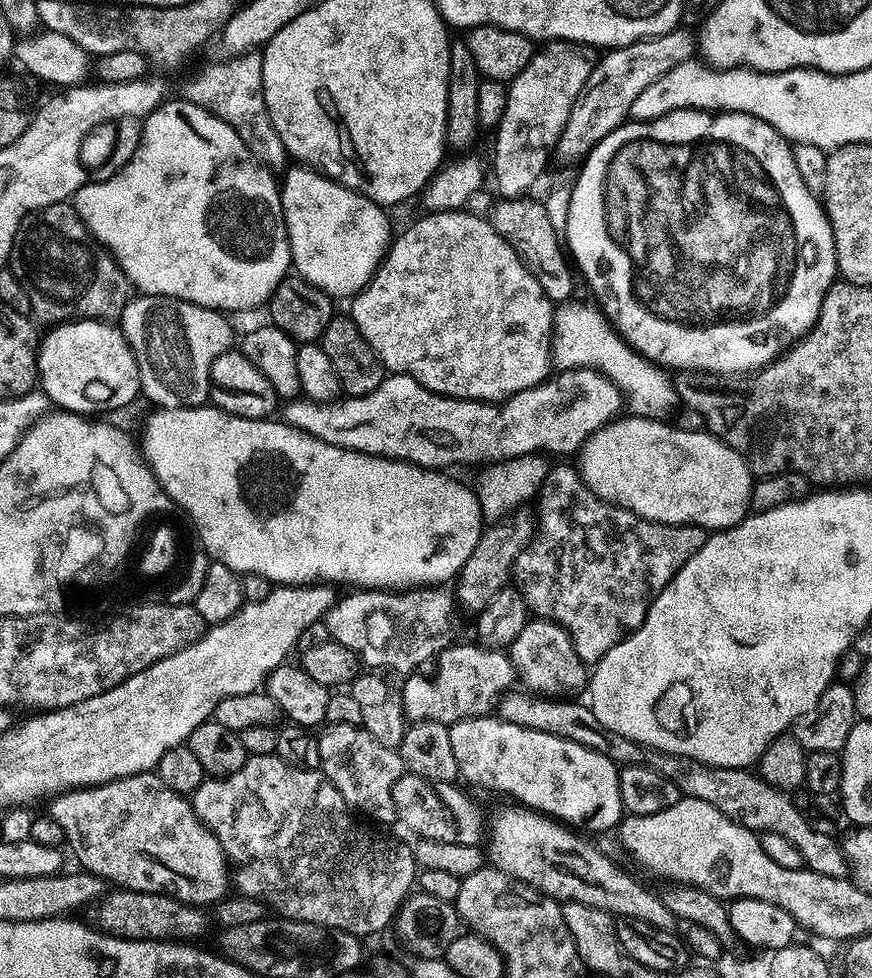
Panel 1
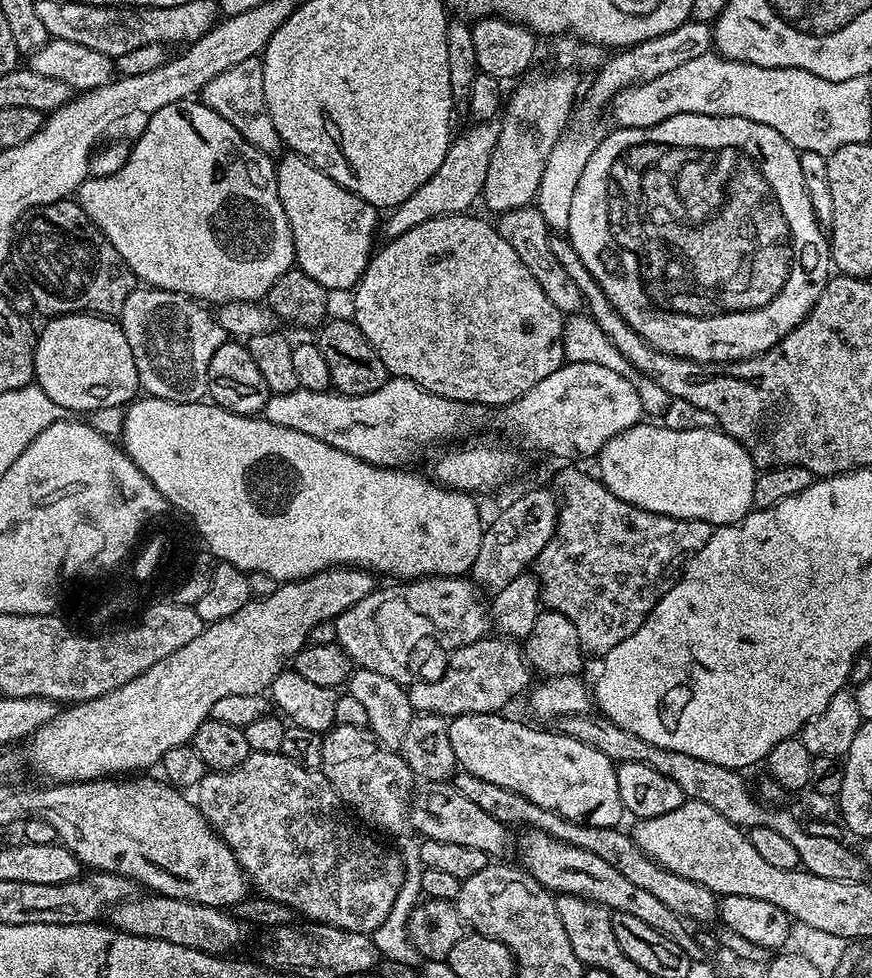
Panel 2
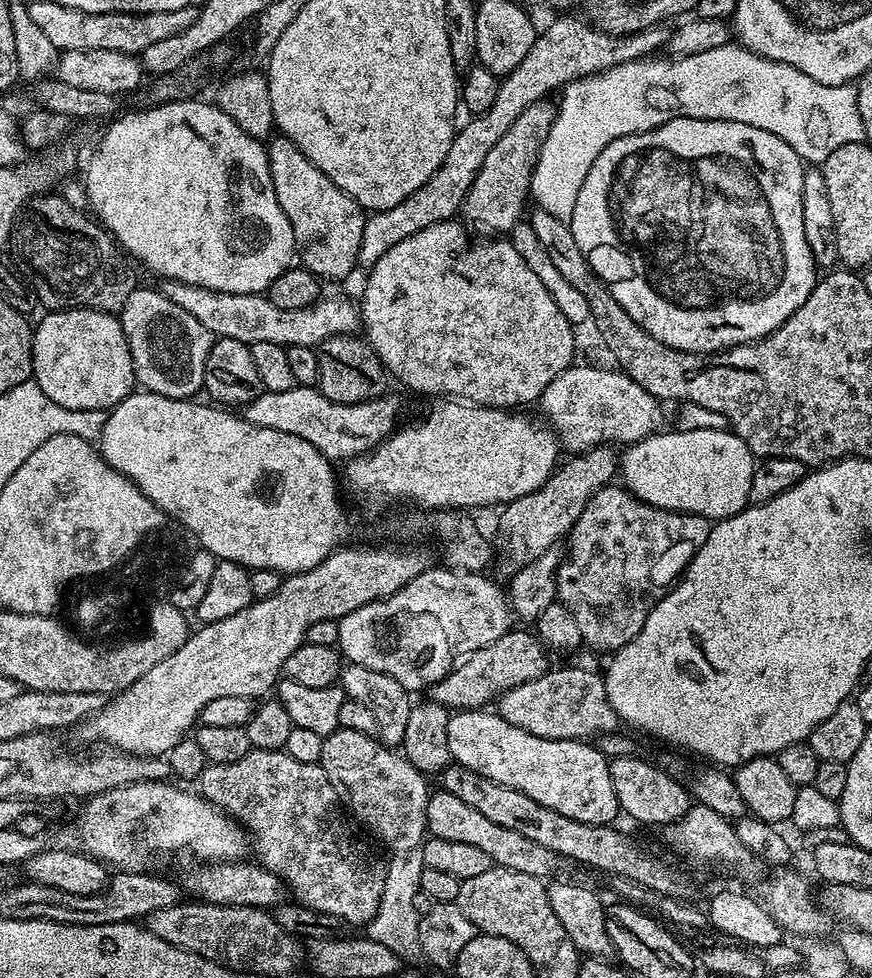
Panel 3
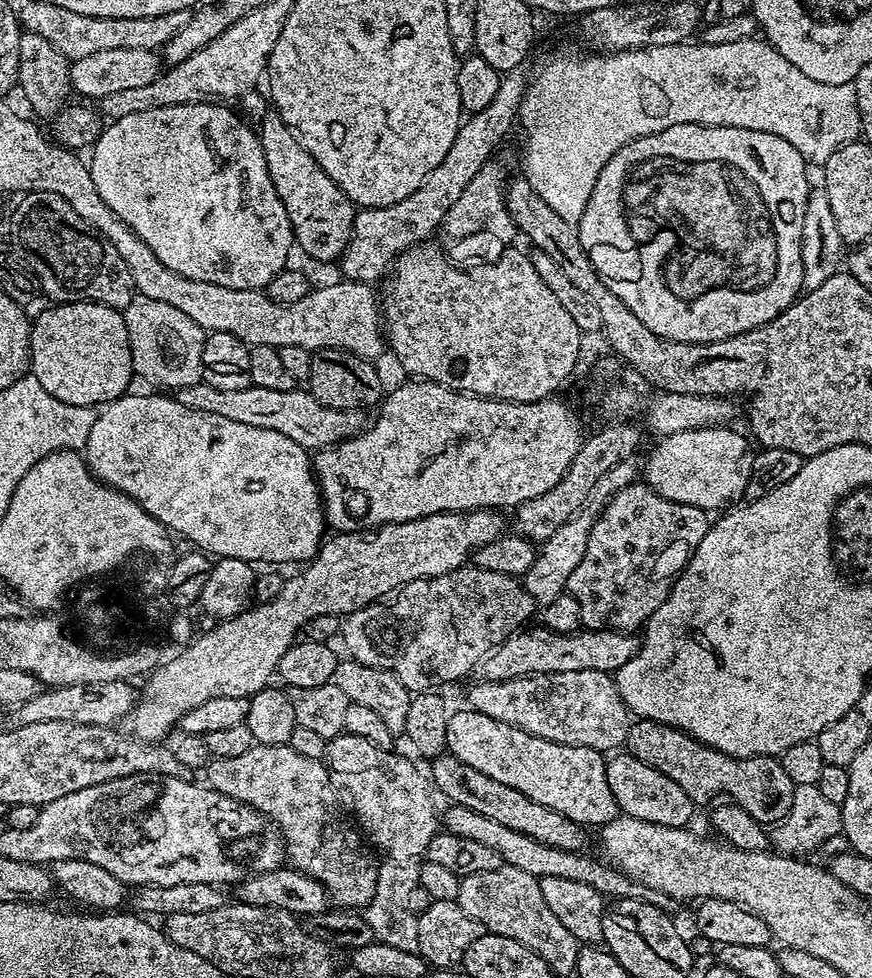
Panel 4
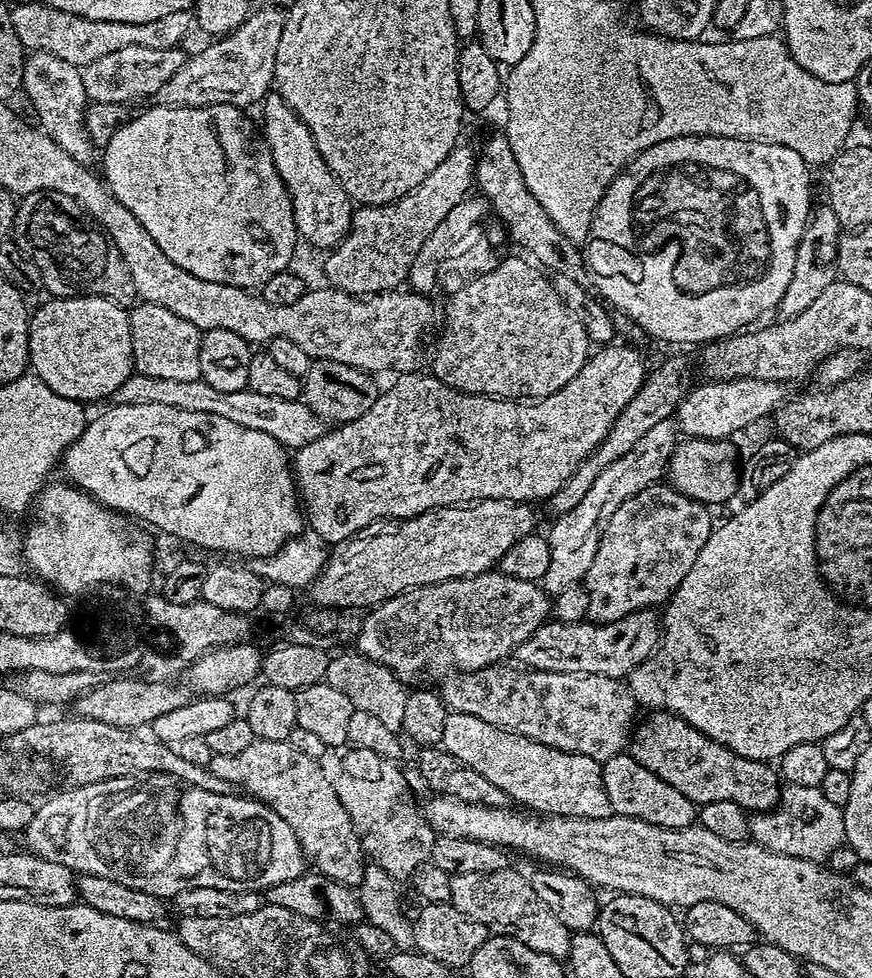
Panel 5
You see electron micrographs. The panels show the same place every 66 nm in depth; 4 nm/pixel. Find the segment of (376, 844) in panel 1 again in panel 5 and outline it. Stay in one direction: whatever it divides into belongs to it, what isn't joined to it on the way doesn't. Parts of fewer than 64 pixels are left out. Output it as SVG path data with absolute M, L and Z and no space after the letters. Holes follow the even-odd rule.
M256 739L239 754L213 756L208 768L218 774L218 778L229 780L243 795L274 809L288 823L290 830L294 830L294 838L298 838L305 861L315 871L342 882L347 888L359 886L366 867L366 855L350 814L334 794L319 760L294 750L288 739L278 742Z

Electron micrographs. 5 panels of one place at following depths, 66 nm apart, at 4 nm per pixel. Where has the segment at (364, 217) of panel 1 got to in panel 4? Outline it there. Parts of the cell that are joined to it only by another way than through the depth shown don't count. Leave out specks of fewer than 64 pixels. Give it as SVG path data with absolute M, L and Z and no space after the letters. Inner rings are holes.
M270 110L258 122L258 135L262 154L266 154L266 170L270 170L270 182L286 206L290 218L294 244L312 260L339 261L352 237L352 227L357 209L334 181L314 162L311 154L282 117Z

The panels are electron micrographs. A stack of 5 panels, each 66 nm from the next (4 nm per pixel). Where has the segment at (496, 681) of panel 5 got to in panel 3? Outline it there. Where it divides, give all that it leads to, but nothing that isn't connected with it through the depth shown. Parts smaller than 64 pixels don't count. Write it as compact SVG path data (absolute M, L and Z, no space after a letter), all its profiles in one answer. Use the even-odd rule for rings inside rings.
M553 667L542 674L542 678L522 682L522 686L503 692L494 708L499 716L506 718L506 722L530 734L538 734L538 738L587 741L592 738L588 736L596 738L618 728L616 711L610 706L610 698L606 698L603 675L588 668Z

